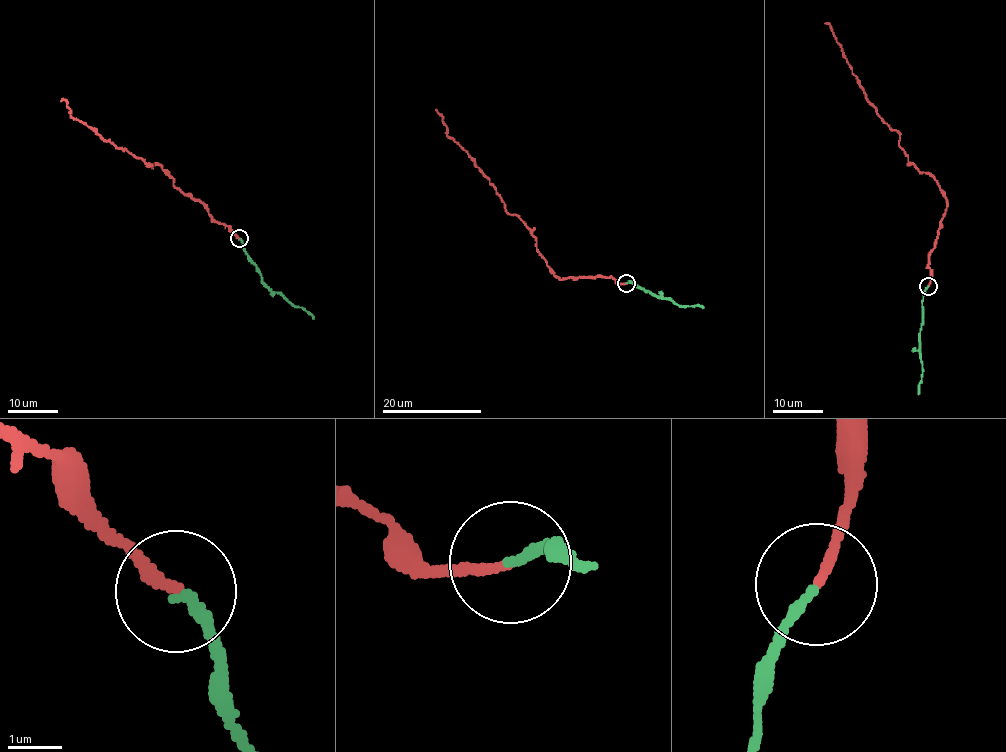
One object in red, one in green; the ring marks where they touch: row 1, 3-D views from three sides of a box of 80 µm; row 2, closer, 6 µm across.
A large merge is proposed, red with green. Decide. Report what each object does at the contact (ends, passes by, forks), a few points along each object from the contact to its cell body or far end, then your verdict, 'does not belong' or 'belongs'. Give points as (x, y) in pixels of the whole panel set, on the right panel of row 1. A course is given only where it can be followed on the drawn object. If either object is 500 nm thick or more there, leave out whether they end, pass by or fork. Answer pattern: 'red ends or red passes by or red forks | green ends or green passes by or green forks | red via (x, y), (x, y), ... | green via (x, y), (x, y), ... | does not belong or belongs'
red ends | green ends | red via (928, 286), (928, 257), (946, 198), (932, 176), (908, 160), (899, 135), (866, 97), (824, 23) | green via (928, 286), (922, 302), (922, 373), (918, 394) | belongs

